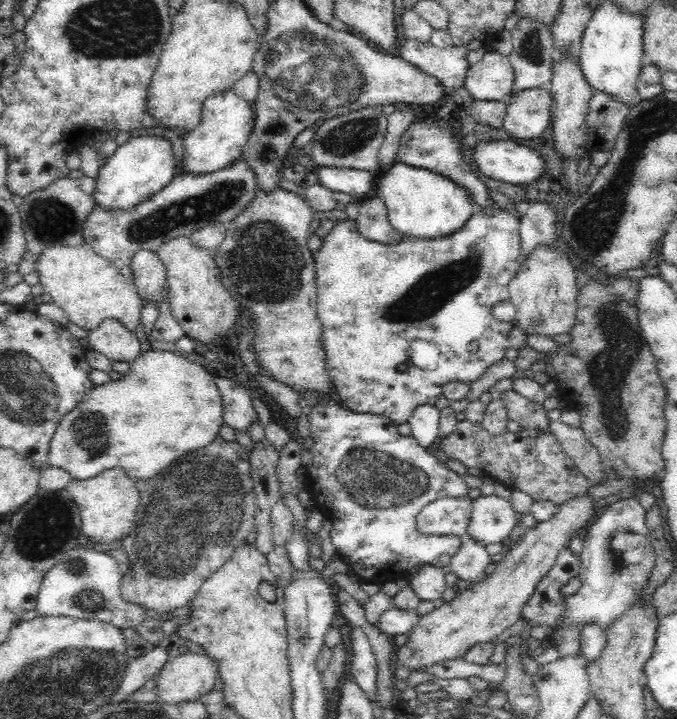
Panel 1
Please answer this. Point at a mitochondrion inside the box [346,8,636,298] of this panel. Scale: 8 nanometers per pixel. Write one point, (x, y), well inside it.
(532, 50)

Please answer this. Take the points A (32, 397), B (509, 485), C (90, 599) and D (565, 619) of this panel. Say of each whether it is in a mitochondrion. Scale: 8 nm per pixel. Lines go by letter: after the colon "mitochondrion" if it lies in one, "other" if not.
A: mitochondrion
B: other
C: mitochondrion
D: other

